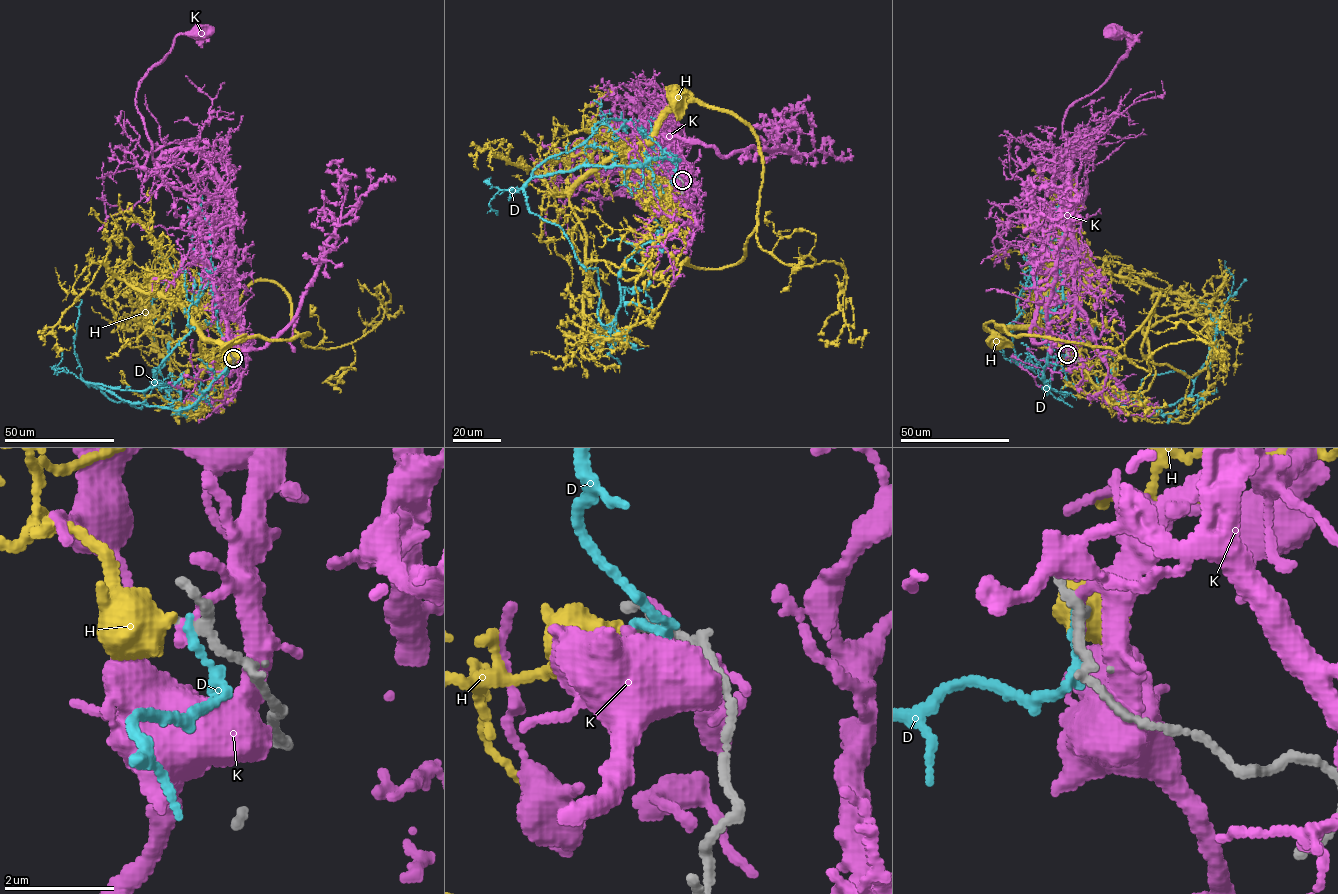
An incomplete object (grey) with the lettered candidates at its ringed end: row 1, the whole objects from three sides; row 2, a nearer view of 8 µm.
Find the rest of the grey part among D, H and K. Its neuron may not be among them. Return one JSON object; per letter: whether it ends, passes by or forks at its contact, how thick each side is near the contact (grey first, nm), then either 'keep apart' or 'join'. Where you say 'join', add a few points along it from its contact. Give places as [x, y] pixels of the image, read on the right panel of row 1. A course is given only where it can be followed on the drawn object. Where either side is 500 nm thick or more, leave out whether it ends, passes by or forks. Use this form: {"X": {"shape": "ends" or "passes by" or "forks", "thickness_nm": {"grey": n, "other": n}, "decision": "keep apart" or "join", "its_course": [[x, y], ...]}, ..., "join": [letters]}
{"D": {"shape": "ends", "thickness_nm": {"grey": 170, "other": 150}, "decision": "keep apart"}, "H": {"thickness_nm": {"grey": 160, "other": 600}, "decision": "keep apart"}, "K": {"shape": "forks", "thickness_nm": {"grey": 140, "other": 420}, "decision": "keep apart"}, "join": []}

